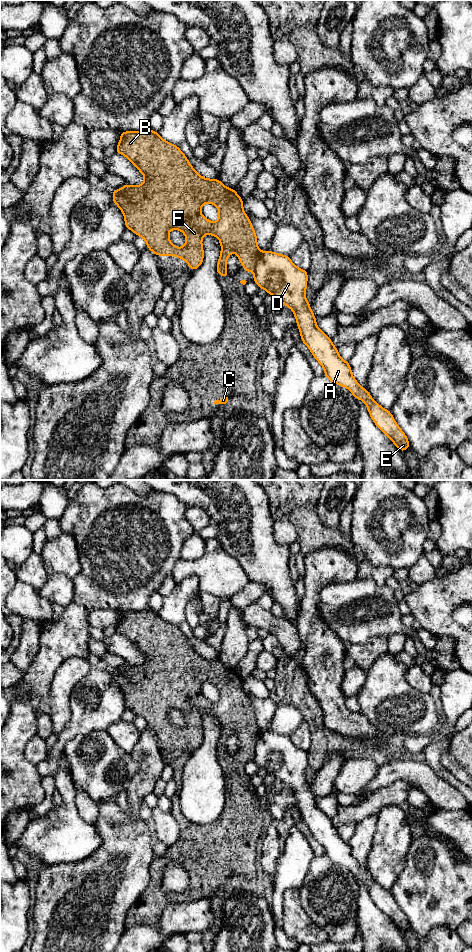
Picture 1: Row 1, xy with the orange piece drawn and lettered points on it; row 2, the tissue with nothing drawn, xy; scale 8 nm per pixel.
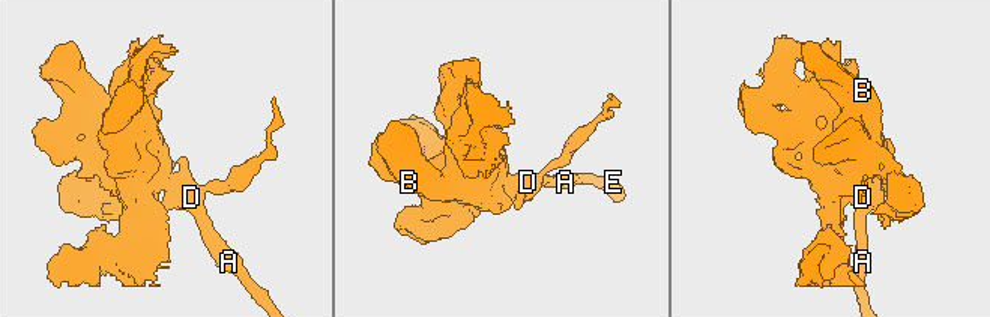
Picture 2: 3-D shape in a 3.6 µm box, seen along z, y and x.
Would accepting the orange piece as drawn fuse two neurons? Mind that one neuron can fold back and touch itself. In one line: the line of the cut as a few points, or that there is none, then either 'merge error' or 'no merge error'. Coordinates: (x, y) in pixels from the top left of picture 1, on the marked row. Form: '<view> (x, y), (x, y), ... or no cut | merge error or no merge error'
xy (261, 253), (253, 267) | merge error

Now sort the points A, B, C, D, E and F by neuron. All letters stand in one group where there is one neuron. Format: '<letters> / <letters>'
A D E / B C F

